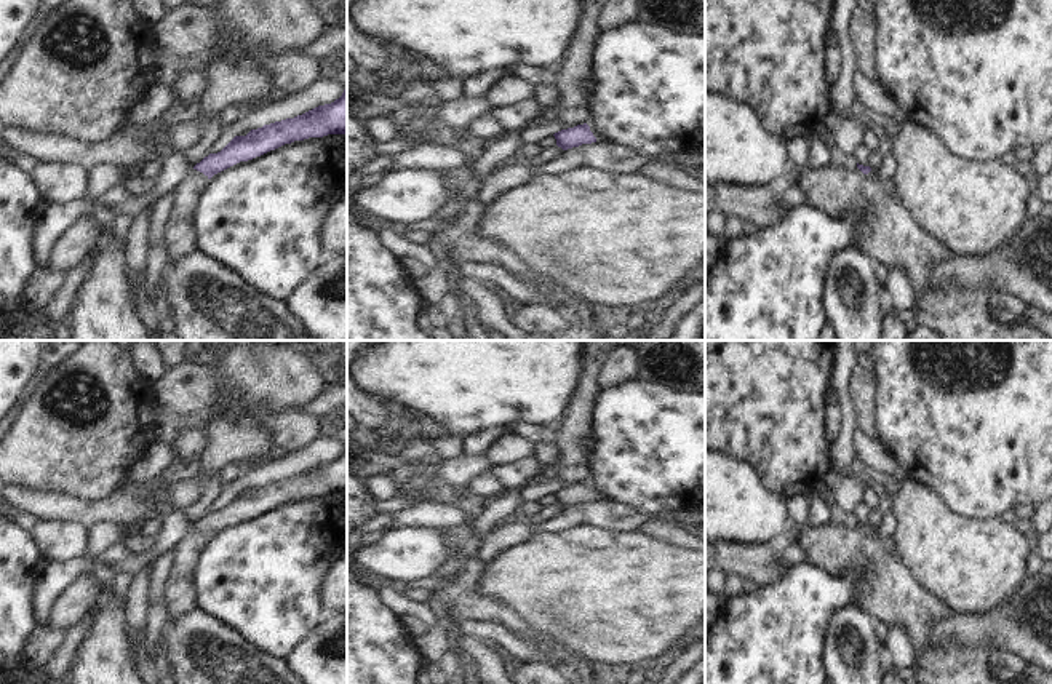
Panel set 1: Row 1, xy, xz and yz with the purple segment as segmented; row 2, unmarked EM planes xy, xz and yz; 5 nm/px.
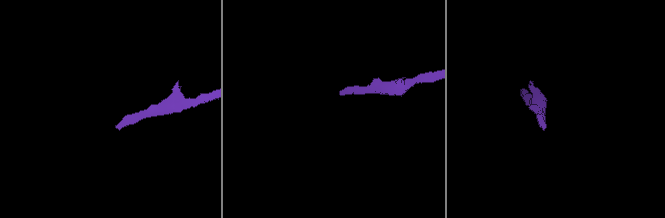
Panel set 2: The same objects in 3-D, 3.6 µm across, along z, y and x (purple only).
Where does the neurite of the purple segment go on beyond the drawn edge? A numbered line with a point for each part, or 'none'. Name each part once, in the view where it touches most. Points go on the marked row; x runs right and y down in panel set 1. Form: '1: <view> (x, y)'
none

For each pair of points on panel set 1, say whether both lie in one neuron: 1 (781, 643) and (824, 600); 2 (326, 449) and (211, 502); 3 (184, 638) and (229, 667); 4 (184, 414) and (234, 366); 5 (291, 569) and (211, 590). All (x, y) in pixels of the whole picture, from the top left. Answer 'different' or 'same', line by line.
1: same
2: same
3: same
4: same
5: same

